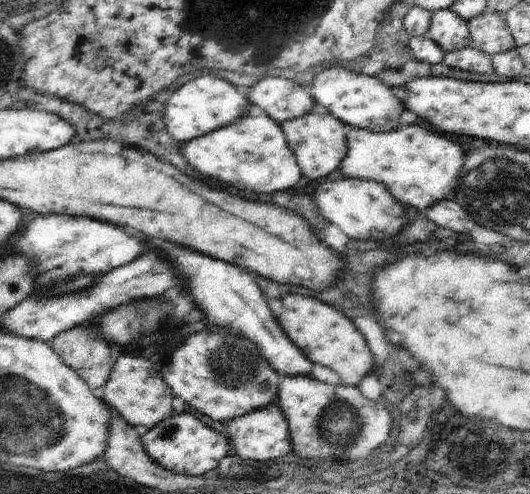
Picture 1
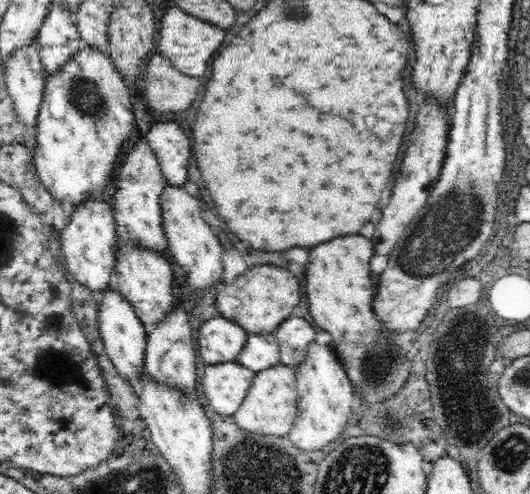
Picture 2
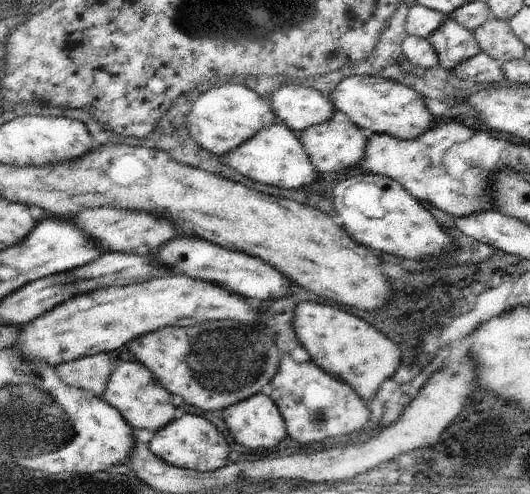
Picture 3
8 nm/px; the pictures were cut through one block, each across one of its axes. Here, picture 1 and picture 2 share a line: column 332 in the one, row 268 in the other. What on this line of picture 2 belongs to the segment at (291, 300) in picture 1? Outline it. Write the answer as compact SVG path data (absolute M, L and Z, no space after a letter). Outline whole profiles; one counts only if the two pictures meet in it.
M350 234L344 238L332 238L310 250L310 264L306 266L304 276L311 315L320 328L331 334L331 344L353 388L368 404L384 402L406 382L404 378L398 380L400 376L392 372L398 370L394 354L400 354L390 347L396 332L386 329L372 311L379 278L370 269L373 256L373 242L364 236Z

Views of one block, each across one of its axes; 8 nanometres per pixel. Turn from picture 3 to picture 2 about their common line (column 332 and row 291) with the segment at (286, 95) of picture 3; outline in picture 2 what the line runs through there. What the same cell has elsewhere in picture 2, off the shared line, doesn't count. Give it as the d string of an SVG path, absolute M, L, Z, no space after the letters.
M108 286L106 290L102 290L102 294L97 318L100 336L109 359L114 363L119 374L127 378L131 384L134 384L145 370L144 348L146 348L147 328L143 322L140 322L130 302L126 298L122 298L117 290Z

